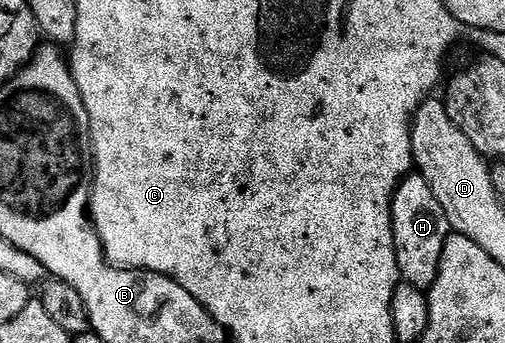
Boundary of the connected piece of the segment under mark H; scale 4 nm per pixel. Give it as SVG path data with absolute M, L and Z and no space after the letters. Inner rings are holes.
M410 173L396 187L392 198L392 228L401 280L422 292L431 291L440 262L444 260L442 249L450 246L448 235L453 234L453 229L446 217L446 209L438 205L438 197L434 197L434 189L430 189L424 175Z

